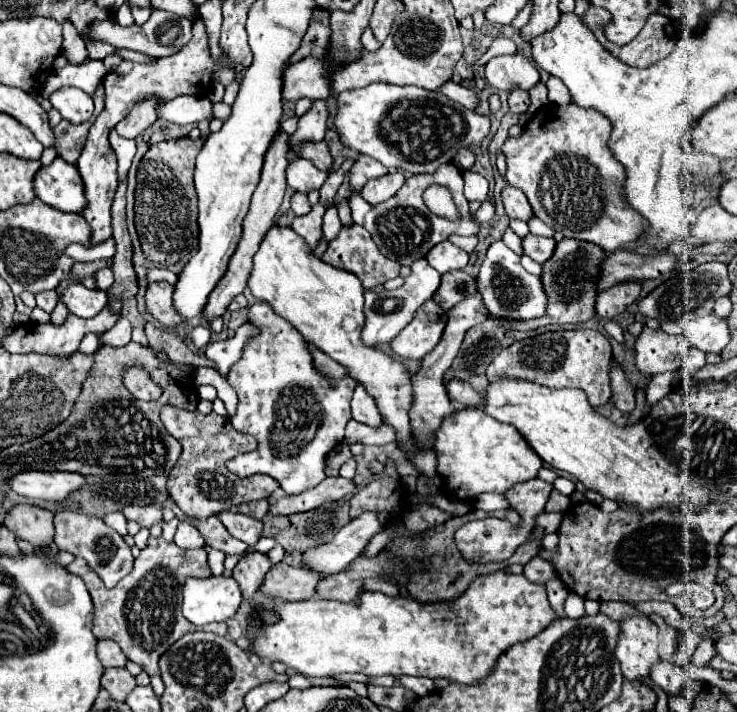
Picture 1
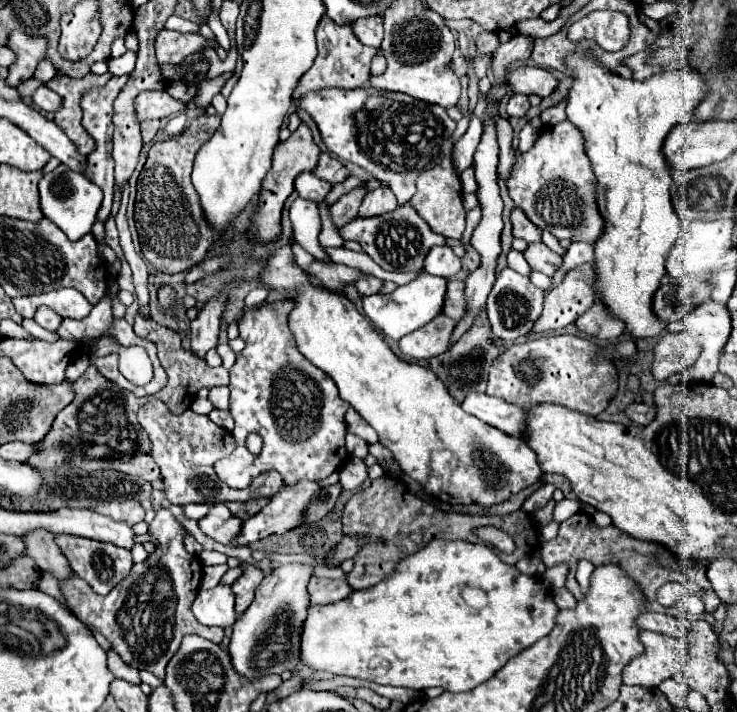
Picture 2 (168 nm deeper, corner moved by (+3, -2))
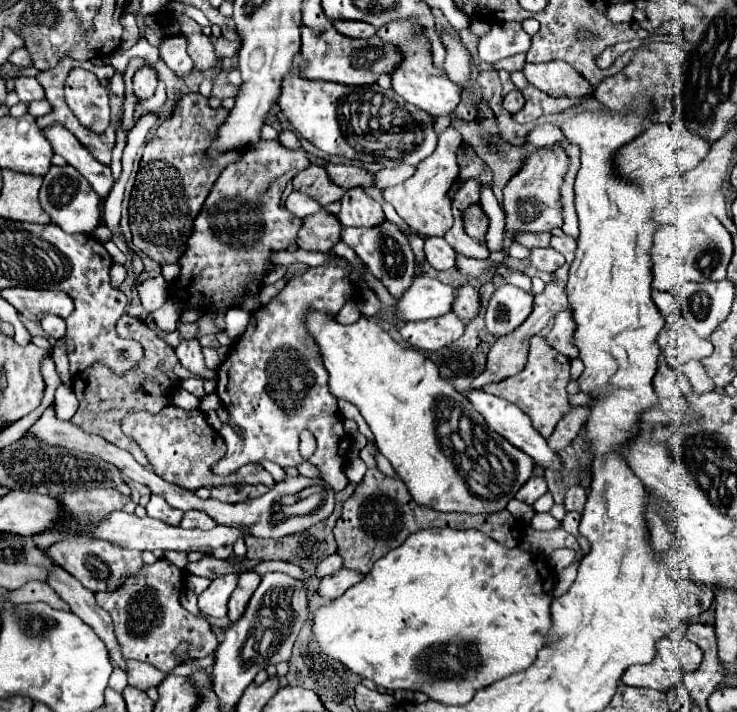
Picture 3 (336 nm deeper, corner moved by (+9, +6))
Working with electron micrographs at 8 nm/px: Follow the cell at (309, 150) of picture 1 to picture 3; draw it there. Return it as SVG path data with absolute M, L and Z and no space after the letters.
M328 163L326 165L326 171L330 175L330 179L342 187L342 189L352 189L352 187L374 187L374 173L366 171L366 169L360 169L360 167L354 167L354 165L334 165L334 163Z

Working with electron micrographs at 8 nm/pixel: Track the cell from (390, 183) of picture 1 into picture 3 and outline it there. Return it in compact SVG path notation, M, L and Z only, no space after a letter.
M350 189L342 199L338 221L346 227L376 227L384 223L380 203L366 195L364 189Z

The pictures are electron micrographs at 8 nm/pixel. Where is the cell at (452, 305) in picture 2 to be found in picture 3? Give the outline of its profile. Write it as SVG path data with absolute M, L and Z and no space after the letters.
M464 285L456 289L456 305L454 305L454 313L460 319L476 319L476 315L480 313L482 307L482 299L480 299L480 291L472 285Z

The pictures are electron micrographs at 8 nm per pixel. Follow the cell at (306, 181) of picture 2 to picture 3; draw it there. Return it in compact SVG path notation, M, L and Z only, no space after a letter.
M314 163L296 175L292 179L292 185L296 191L302 191L302 193L310 195L312 199L316 199L322 207L336 203L344 197L344 189L340 189L338 185L334 185L330 181L324 167L318 167Z

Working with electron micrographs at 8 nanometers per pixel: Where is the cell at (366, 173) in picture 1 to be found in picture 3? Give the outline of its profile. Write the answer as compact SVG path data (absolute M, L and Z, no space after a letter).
M324 211L304 217L304 225L296 235L296 243L306 251L330 253L332 247L340 241L340 221L334 215Z

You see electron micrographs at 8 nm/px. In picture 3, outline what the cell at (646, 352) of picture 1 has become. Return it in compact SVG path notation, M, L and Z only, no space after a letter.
M688 329L686 333L678 335L678 341L668 343L668 347L664 349L664 355L672 367L682 367L692 359L702 361L702 359L710 357L712 343L710 343L710 339L702 339L692 329Z

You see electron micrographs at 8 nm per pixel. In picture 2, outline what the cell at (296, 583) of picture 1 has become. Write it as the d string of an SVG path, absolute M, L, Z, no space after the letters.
M312 577L308 583L308 593L310 593L310 605L318 603L334 603L350 595L350 585L344 579L322 579L322 577Z

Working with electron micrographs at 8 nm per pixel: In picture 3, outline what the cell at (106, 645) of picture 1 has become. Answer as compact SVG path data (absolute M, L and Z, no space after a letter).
M128 661L128 683L138 687L140 691L148 691L150 687L158 687L164 681L164 673L156 667L140 661Z

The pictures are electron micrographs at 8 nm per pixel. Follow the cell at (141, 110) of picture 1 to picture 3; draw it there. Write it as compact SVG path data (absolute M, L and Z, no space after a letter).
M140 67L136 73L134 73L134 93L140 97L140 99L150 99L154 95L154 89L158 85L158 73L152 69L152 67Z

